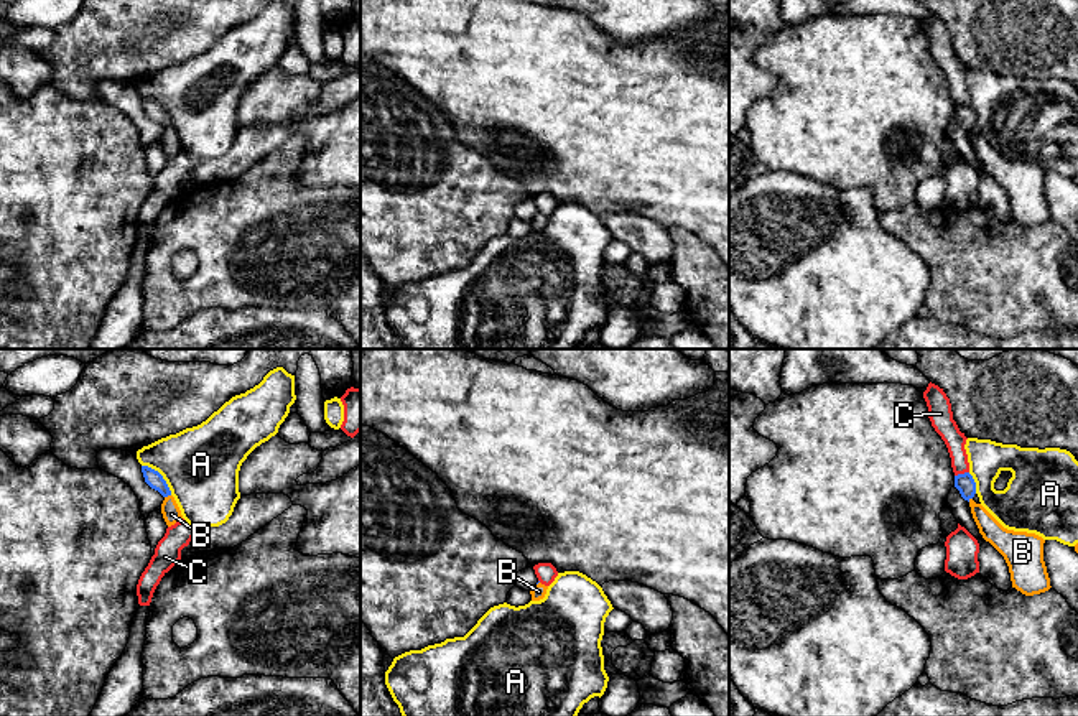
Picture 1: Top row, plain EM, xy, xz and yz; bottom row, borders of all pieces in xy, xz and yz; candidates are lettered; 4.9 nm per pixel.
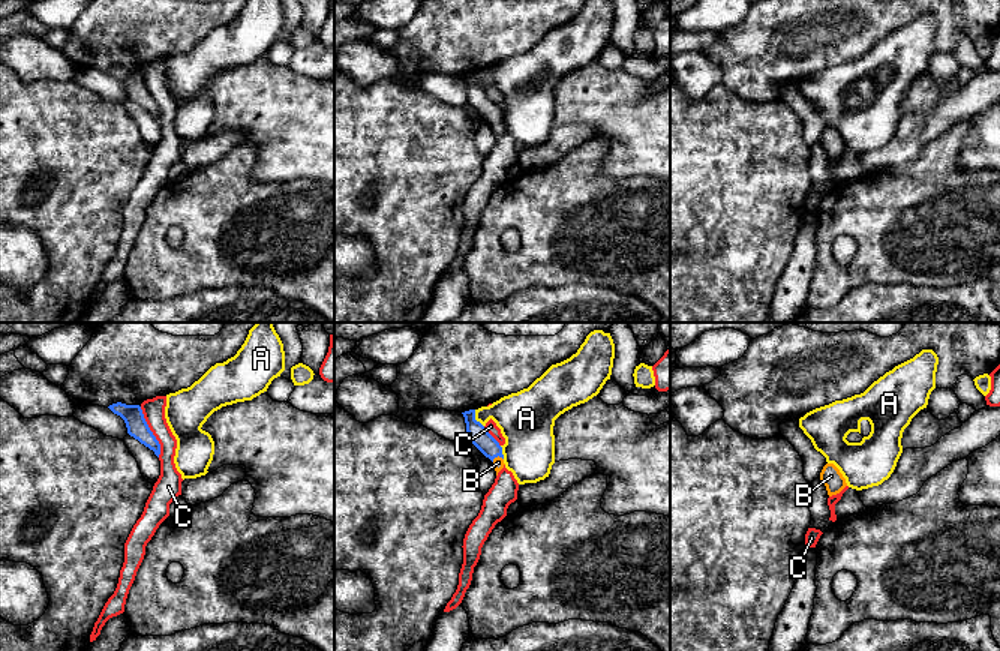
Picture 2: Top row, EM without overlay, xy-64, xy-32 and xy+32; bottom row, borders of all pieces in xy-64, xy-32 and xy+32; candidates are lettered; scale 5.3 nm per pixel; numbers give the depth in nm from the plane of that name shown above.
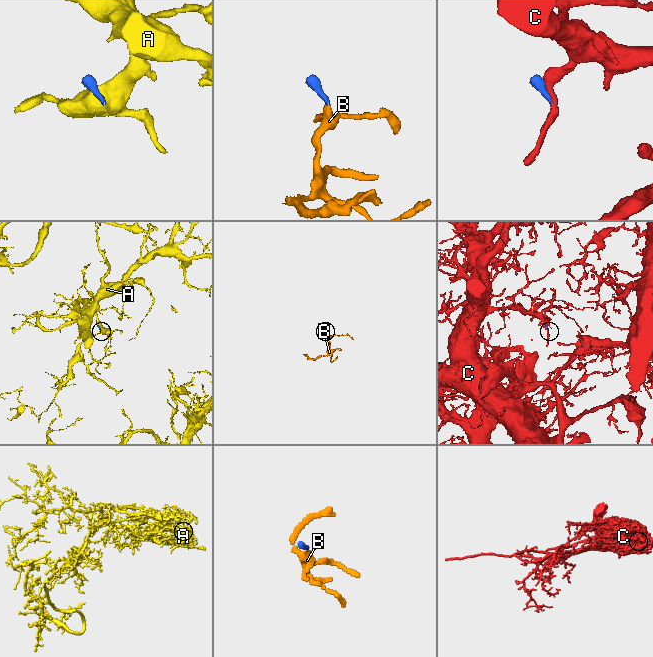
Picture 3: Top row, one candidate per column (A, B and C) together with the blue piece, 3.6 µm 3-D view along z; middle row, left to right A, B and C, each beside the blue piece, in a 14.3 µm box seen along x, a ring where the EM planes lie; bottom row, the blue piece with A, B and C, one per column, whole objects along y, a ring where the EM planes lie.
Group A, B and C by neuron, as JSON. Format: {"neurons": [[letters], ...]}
{"neurons": [["A"], ["B"], ["C"]]}

